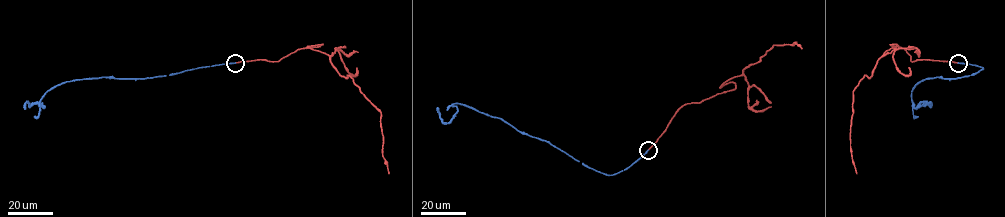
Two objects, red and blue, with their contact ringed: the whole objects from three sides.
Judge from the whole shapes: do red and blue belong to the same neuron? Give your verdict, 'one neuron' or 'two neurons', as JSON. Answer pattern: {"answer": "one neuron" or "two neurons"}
{"answer": "one neuron"}

